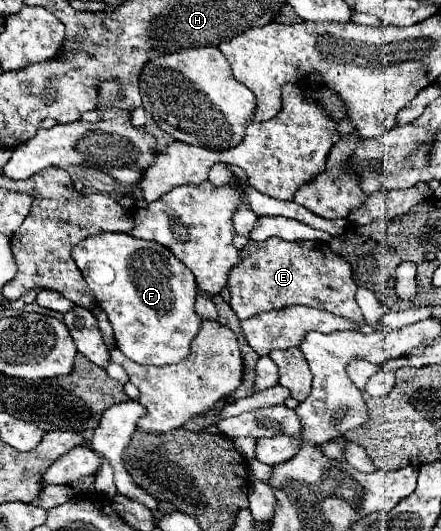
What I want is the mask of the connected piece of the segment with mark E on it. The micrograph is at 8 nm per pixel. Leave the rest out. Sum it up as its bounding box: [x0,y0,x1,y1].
[229,237,363,323]

